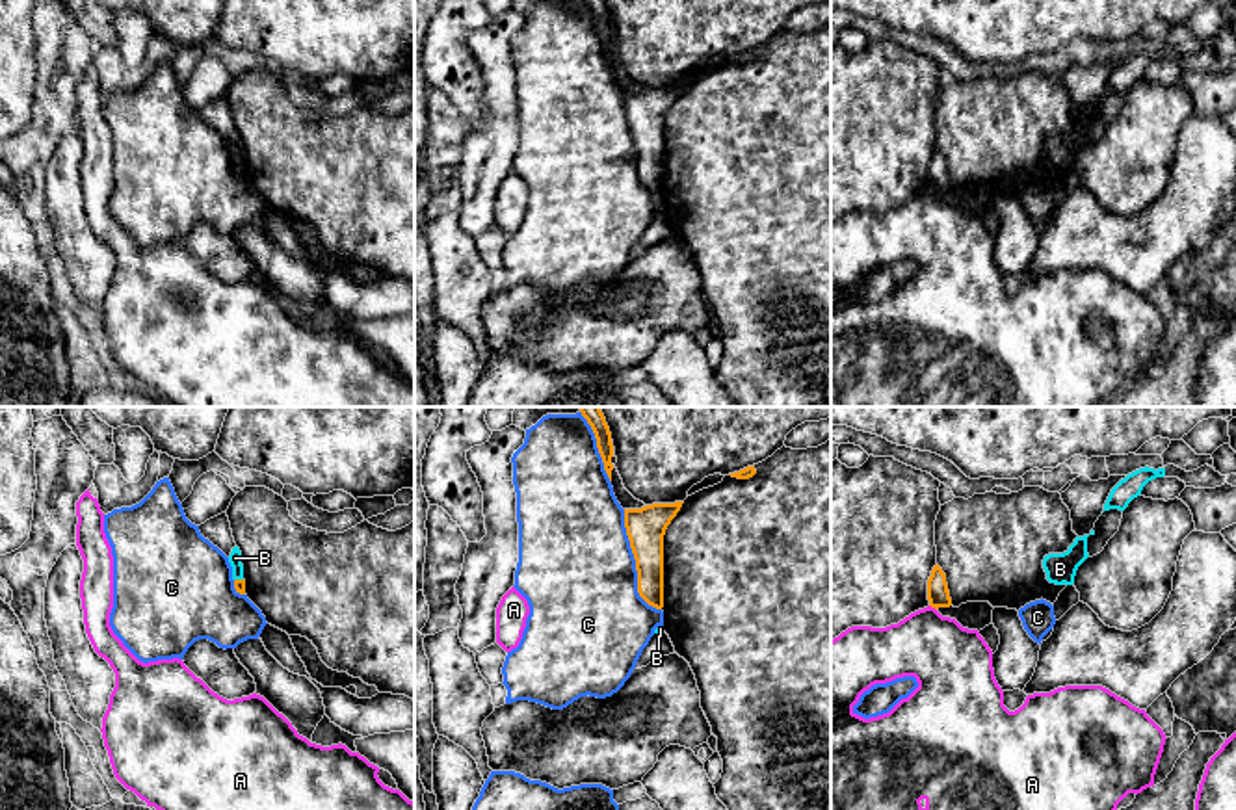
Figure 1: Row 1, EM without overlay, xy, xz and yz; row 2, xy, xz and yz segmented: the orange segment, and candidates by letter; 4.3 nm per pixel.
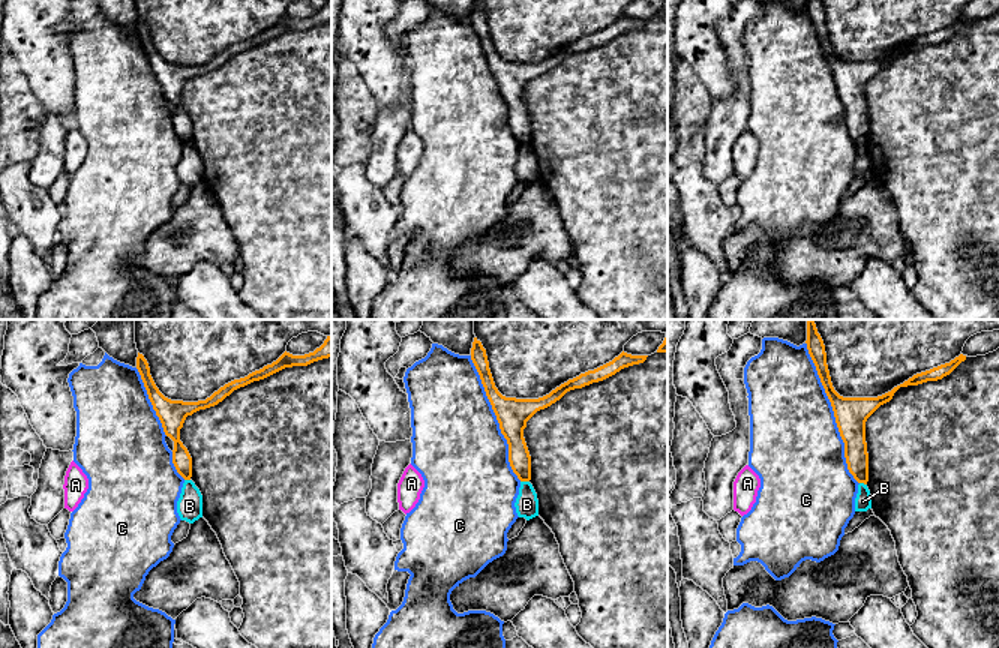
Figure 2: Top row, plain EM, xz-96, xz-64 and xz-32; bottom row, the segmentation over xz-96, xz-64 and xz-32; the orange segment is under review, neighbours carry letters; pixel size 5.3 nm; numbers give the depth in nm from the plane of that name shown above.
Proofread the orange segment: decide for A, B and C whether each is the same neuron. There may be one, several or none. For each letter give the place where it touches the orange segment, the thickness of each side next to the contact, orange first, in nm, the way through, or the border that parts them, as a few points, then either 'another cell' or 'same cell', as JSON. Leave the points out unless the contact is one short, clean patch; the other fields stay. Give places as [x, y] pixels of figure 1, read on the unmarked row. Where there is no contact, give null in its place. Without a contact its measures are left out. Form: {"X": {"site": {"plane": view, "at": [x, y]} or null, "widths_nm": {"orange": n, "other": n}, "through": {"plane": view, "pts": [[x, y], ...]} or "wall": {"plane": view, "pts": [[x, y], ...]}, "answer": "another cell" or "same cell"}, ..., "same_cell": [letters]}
{"A": {"site": {"plane": "yz", "at": [933, 190]}, "widths_nm": {"orange": 100, "other": 320}, "answer": "another cell"}, "B": {"site": {"plane": "xy", "at": [238, 164]}, "widths_nm": {"orange": 50, "other": 60}, "wall": {"plane": "xy", "pts": [[235, 162], [242, 164]]}, "answer": "another cell"}, "C": {"site": {"plane": "xz", "at": [636, 147]}, "widths_nm": {"orange": 170, "other": 480}, "answer": "another cell"}, "same_cell": []}

